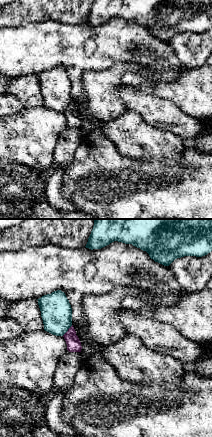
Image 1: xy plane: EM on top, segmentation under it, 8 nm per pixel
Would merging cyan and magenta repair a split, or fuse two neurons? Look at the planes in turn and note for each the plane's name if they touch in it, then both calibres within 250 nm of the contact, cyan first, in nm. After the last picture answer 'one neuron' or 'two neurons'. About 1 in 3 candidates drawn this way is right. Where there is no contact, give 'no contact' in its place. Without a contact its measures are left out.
contact in xy; calibres 260 and 110 nm

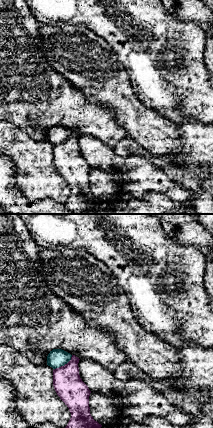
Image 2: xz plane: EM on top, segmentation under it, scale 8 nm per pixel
contact in xz; calibres 150 and 220 nm

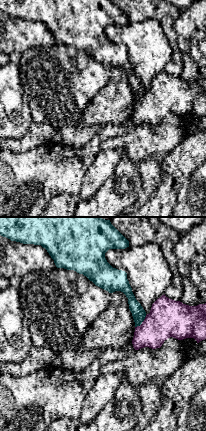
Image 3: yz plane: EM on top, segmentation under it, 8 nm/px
contact in yz; calibres 110 and 300 nm

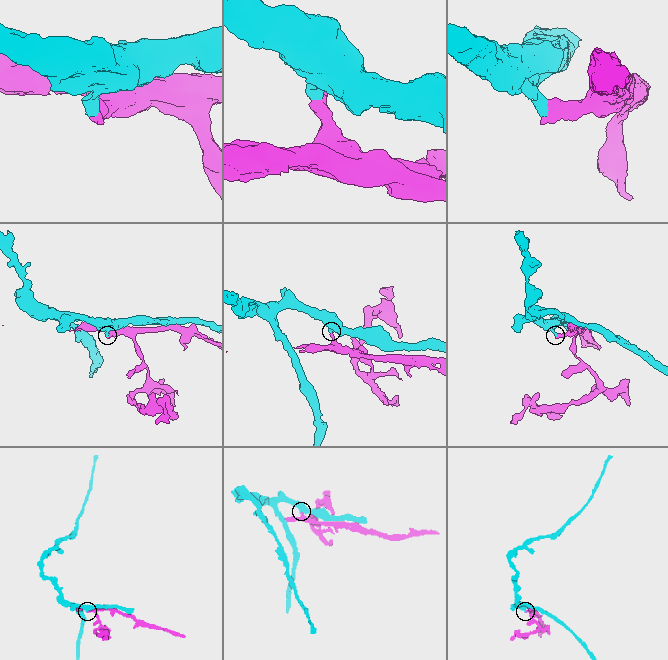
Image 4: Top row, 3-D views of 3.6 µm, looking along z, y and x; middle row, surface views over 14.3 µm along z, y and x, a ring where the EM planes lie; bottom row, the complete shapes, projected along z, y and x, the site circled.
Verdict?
two neurons

